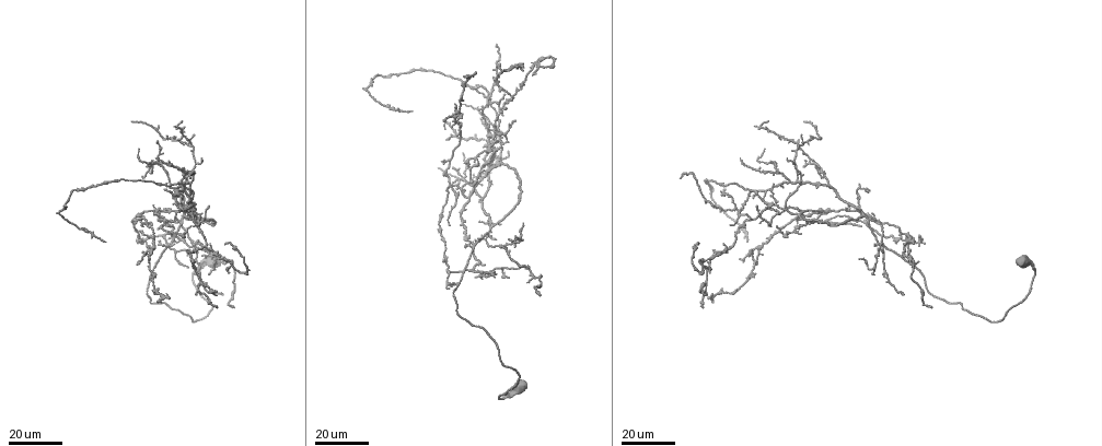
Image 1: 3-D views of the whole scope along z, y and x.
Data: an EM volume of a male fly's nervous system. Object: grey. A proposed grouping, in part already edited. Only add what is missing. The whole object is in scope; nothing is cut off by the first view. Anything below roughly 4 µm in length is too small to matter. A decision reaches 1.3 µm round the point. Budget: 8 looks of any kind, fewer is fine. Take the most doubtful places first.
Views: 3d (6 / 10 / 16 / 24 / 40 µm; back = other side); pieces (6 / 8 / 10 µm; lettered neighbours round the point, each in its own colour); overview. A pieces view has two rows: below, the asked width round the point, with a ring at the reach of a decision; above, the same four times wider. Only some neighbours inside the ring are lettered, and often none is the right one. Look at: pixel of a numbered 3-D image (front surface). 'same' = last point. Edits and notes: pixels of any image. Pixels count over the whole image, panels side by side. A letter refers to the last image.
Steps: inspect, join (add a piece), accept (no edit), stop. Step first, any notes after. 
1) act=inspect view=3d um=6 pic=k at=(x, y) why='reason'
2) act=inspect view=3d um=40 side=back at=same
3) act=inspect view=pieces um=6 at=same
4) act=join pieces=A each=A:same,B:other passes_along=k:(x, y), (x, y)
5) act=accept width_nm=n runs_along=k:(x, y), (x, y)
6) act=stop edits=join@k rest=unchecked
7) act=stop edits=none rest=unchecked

act=inspect view=3d um=16 pic=1 at=(524, 67) why='long arm stops here'

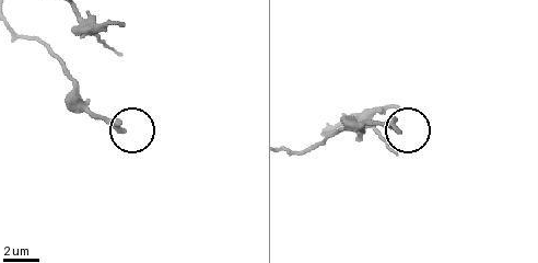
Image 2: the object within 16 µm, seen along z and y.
act=inspect view=pieces um=6 pic=2 at=(122, 131)

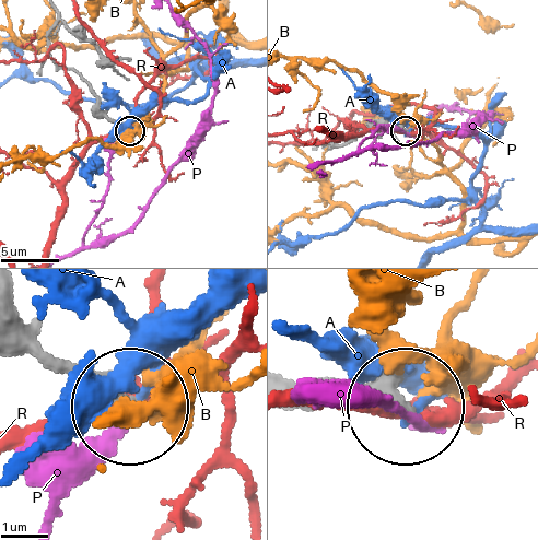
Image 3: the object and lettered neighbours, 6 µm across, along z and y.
act=accept each=A:other,B:other,P:other,R:other found='none of them fits'

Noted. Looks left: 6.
act=inspect view=3d um=16 pic=1 at=(707, 298) why='end of a long branch'

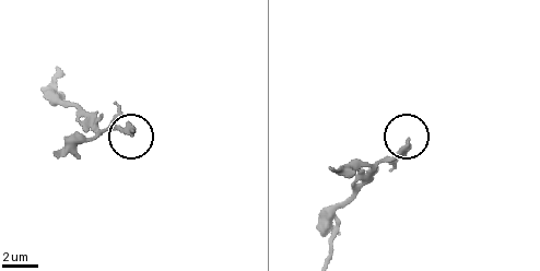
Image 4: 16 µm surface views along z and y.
act=inspect view=pieces um=6 pic=4 at=(133, 129) why='what lies round it'

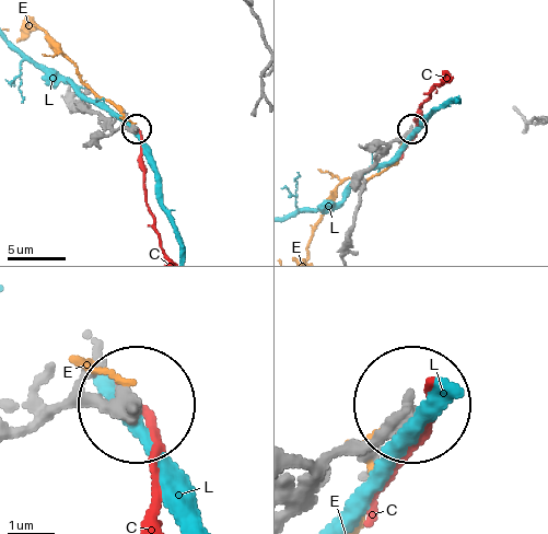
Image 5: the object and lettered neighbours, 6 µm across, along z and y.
act=accept each=C:other,E:other,L:other runs_along=5:(294, 492), (404, 403) found='no lettered piece goes on from it'

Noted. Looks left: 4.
act=inspect view=3d um=24 pic=1 at=(216, 290) why='branch stops here'

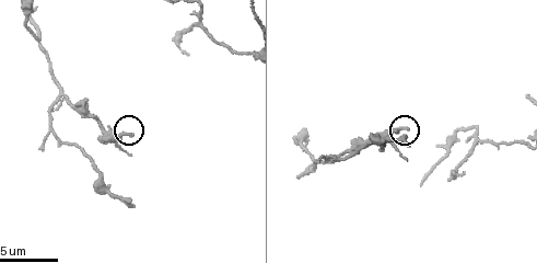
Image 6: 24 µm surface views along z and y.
act=inspect view=3d um=6 pic=6 at=(406, 126) why='zoom in'

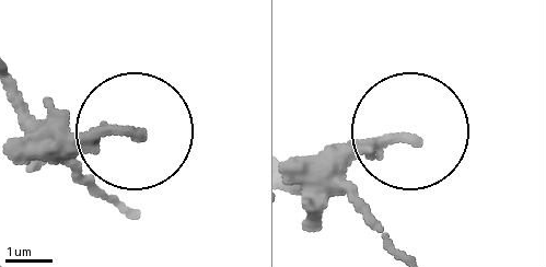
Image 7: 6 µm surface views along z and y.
act=inspect view=pieces um=6 pic=7 at=(134, 134)

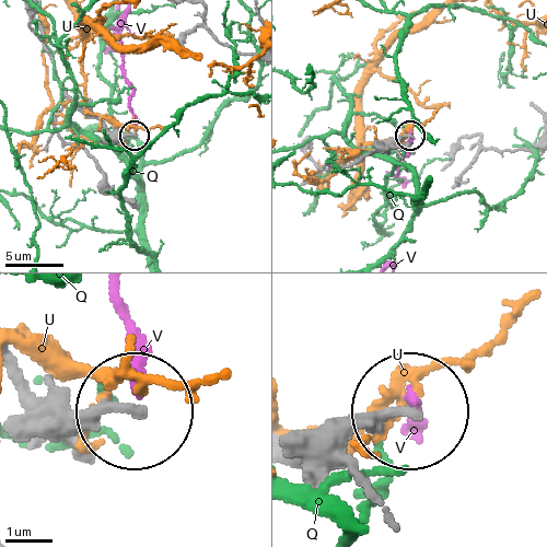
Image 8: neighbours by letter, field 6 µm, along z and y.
act=accept each=Q:other,U:other,V:other runs_along=8:(24, 384), (71, 408), (126, 408) found='none of them fits'

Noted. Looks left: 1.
act=stop edits=none rest=unchecked

